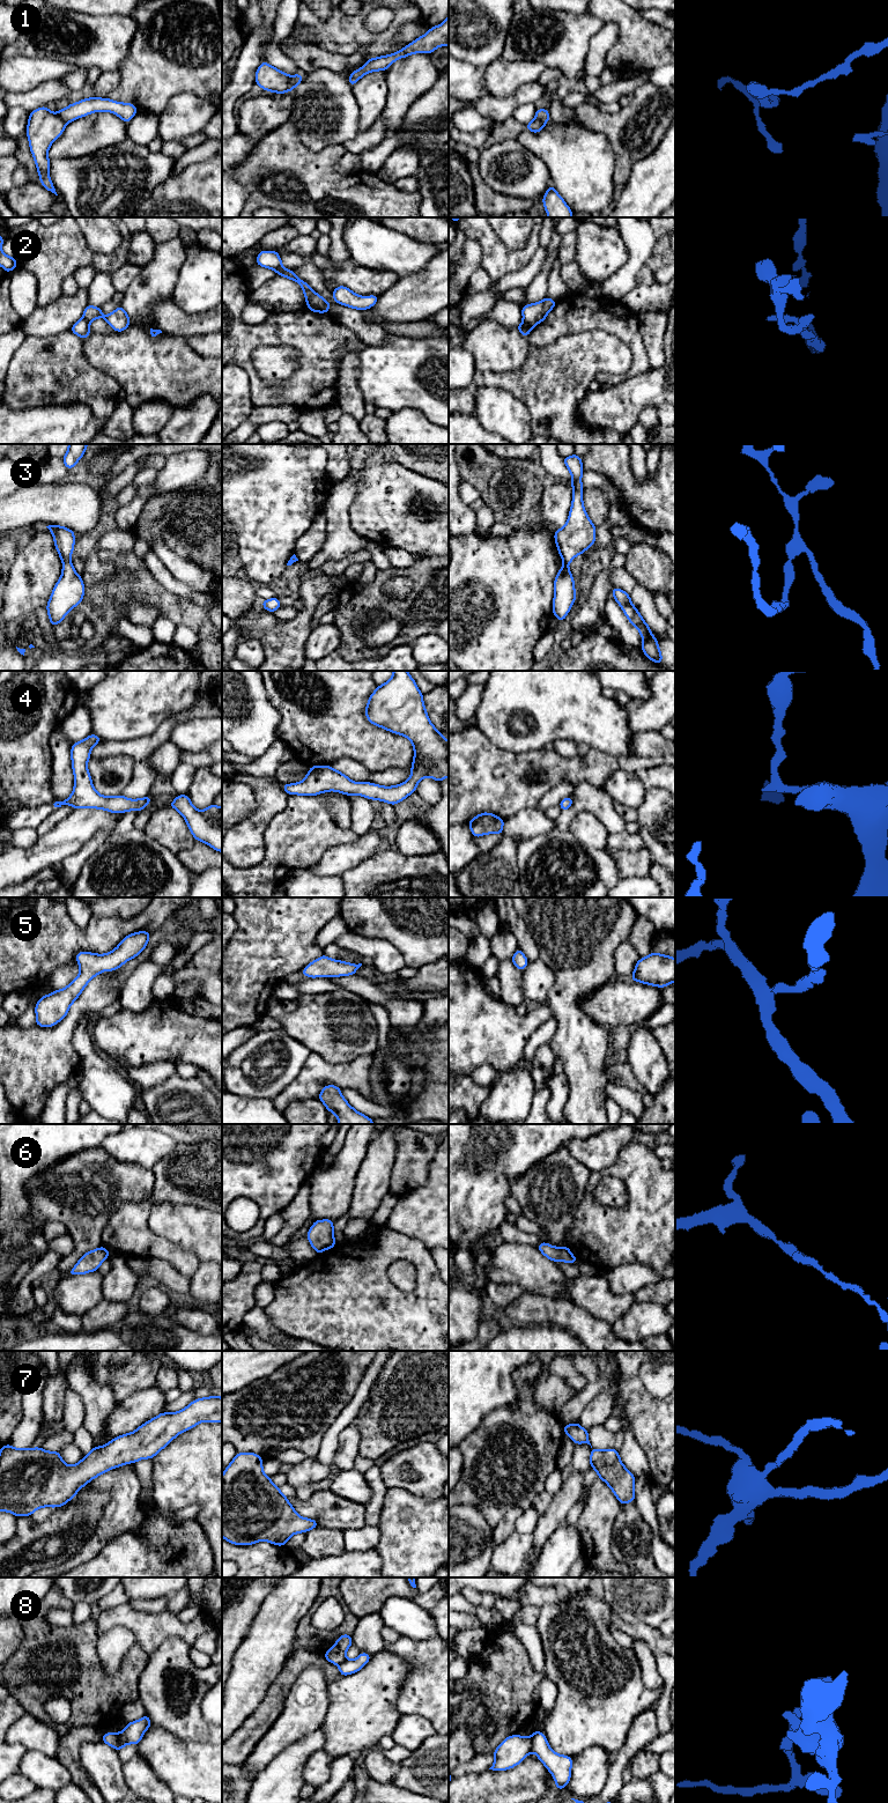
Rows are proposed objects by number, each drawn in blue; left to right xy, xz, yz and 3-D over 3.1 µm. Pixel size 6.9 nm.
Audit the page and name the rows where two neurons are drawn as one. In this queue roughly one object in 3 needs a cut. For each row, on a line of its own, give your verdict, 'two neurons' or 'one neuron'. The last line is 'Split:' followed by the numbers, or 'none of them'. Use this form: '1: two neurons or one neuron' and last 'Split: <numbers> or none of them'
1: two neurons
2: two neurons
3: two neurons
4: one neuron
5: one neuron
6: one neuron
7: one neuron
8: two neurons
Split: 1, 2, 3, 8

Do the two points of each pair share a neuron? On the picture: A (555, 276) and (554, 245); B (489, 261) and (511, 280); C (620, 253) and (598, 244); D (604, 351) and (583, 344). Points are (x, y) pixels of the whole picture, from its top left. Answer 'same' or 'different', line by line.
A: different
B: different
C: same
D: same

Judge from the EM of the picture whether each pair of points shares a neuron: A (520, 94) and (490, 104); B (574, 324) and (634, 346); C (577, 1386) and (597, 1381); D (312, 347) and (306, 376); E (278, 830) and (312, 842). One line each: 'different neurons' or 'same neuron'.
A: same neuron
B: same neuron
C: different neurons
D: same neuron
E: same neuron

